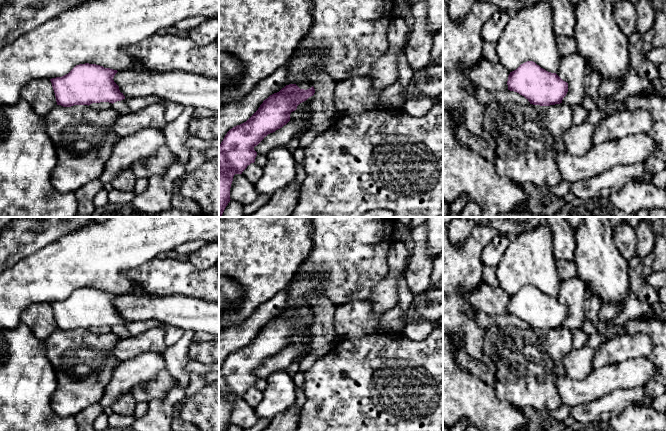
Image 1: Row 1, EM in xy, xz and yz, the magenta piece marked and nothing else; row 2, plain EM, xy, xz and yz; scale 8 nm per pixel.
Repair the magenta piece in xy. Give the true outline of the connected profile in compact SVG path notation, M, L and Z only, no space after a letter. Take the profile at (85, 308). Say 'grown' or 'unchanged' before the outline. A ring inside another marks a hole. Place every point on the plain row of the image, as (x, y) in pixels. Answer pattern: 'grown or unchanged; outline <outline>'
unchanged; outline M96 288L76 289L68 298L50 303L57 329L71 331L92 327L115 327L125 323L113 302L117 294Z

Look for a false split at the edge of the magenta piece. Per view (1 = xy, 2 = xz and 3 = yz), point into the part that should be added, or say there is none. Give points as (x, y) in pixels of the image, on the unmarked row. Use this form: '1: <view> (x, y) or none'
1: none
2: none
3: none

